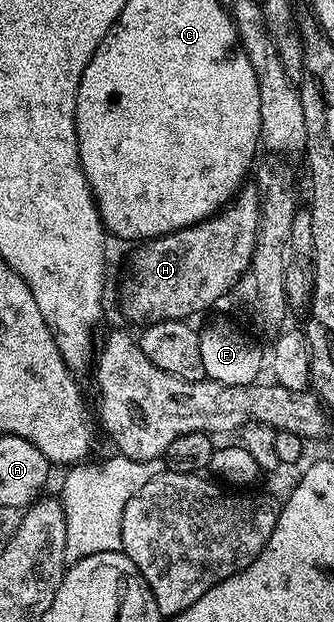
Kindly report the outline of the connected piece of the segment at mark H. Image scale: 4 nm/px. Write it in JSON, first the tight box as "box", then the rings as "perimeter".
{"box":[119,184,259,324],"perimeter":[[[244,184],[219,213],[205,221],[136,245],[139,247],[131,254],[131,263],[123,274],[123,287],[119,290],[124,312],[135,322],[150,324],[187,320],[190,314],[210,311],[214,302],[229,293],[235,282],[252,269],[259,205],[258,187]]]}

